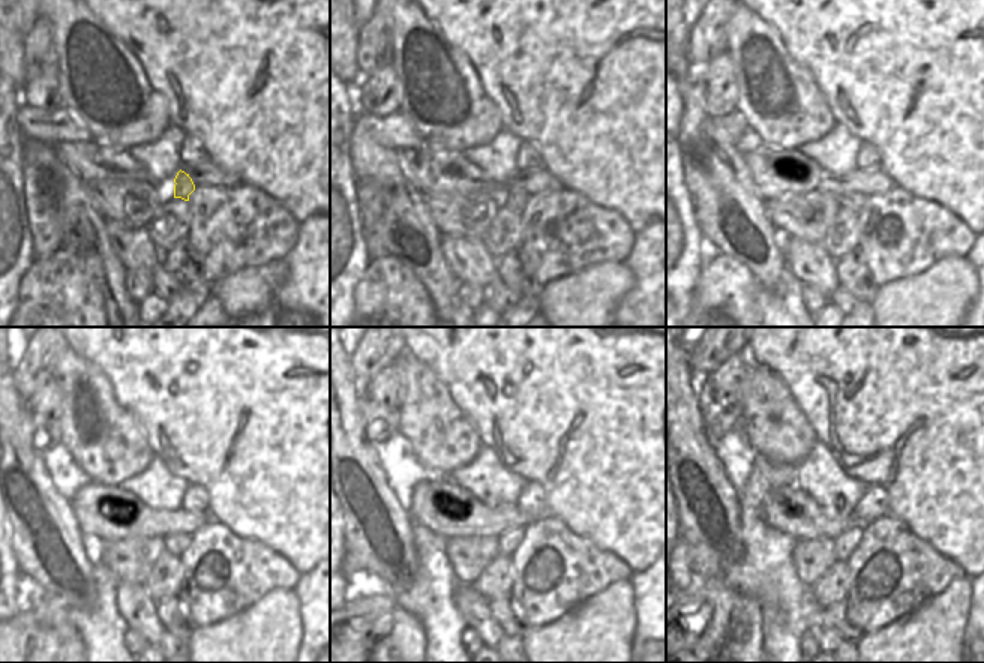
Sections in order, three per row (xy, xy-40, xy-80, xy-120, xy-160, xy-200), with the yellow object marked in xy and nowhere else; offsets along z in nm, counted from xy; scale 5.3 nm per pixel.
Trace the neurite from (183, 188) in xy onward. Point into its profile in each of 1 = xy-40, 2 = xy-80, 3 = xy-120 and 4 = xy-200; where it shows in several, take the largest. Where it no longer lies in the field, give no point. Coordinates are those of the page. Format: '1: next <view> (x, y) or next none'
1: next xy-40 (515, 200)
2: next xy-80 (852, 201)
3: next xy-120 (174, 543)
4: next xy-200 (845, 543)

